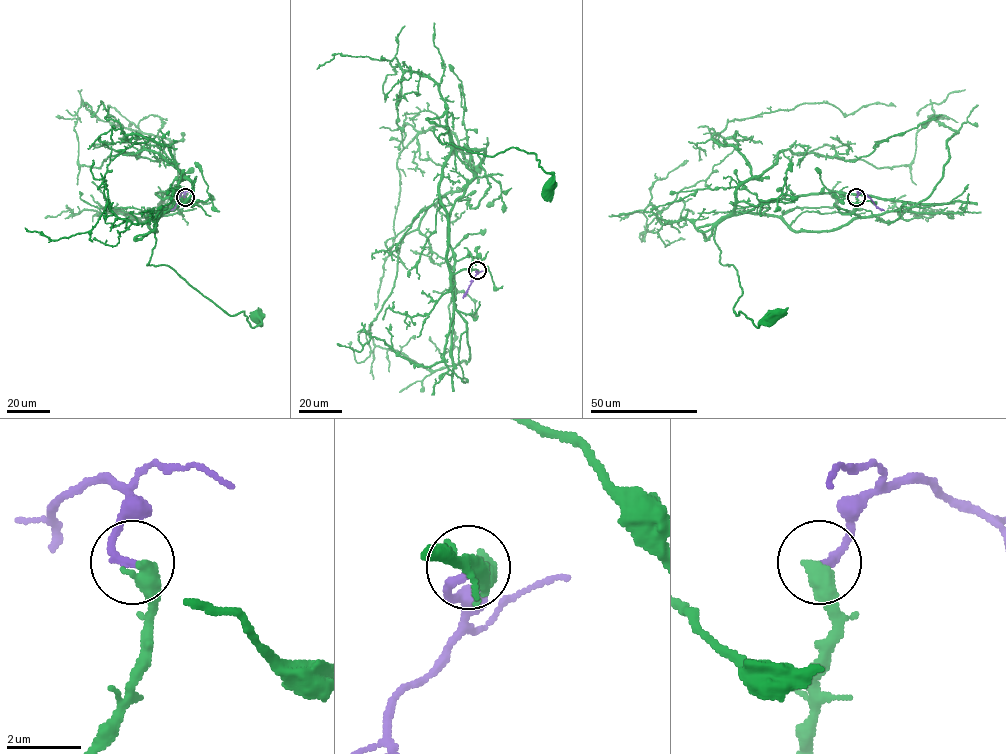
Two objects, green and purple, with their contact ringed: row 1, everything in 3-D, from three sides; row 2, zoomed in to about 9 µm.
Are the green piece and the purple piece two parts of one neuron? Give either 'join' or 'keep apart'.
join

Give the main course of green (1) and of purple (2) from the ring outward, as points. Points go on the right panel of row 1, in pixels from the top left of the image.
1: (856, 197), (859, 216), (832, 229), (740, 213), (717, 225), (734, 312), (770, 317)
2: (856, 197), (863, 192), (884, 210)

